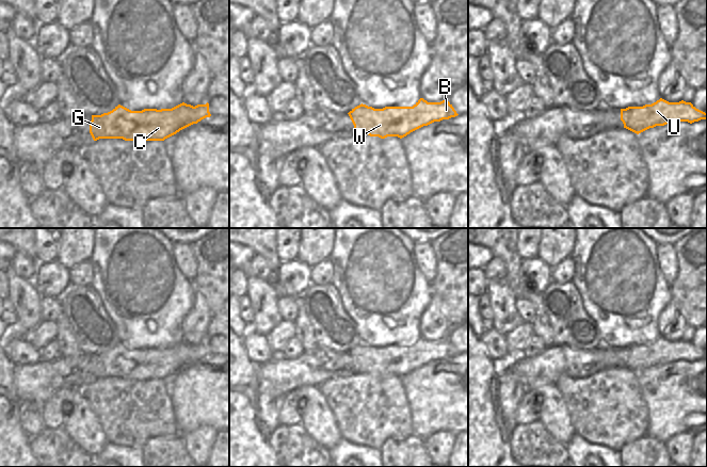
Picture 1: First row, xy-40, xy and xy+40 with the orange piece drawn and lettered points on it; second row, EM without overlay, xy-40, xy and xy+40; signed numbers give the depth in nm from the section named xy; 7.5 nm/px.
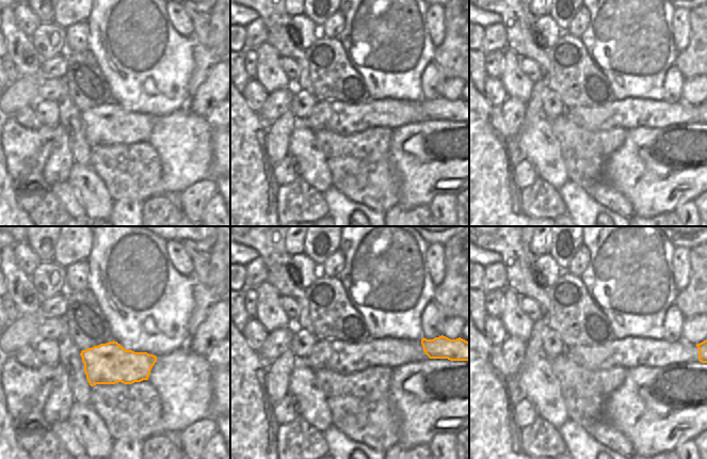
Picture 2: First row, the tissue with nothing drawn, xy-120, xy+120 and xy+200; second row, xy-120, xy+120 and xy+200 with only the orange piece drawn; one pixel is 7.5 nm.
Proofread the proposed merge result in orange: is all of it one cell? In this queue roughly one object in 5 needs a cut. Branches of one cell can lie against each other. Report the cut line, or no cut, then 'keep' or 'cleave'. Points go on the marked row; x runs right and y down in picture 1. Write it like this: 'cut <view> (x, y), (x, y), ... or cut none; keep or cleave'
cut none; keep

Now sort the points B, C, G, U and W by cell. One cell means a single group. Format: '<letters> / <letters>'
B C G U W

